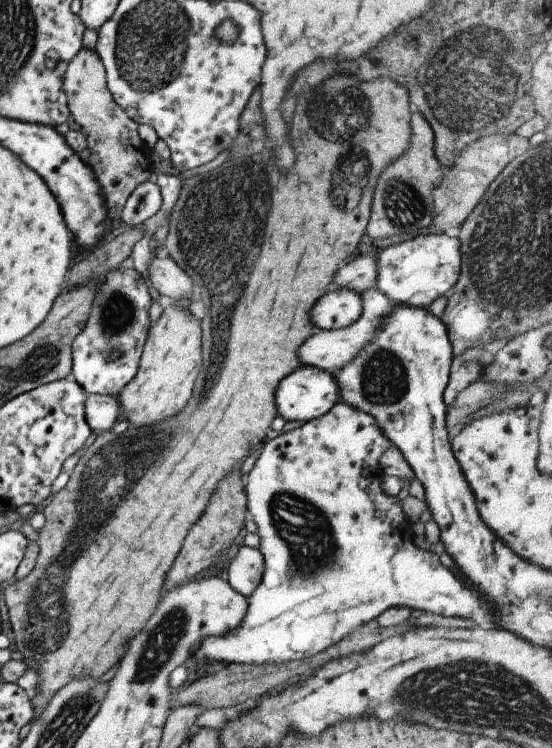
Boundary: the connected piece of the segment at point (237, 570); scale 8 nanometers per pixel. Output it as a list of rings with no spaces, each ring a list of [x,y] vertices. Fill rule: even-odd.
[[[243,545],[229,561],[228,582],[247,598],[260,584],[264,572],[262,553]]]

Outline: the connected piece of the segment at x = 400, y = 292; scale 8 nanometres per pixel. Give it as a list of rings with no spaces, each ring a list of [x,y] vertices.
[[[420,234],[379,250],[375,286],[393,304],[424,307],[439,296],[449,295],[461,275],[461,242],[458,237],[442,234]]]

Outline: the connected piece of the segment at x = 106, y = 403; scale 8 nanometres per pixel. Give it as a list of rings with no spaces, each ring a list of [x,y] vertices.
[[[87,394],[85,417],[89,427],[98,434],[110,431],[118,422],[122,412],[119,401],[110,395]]]

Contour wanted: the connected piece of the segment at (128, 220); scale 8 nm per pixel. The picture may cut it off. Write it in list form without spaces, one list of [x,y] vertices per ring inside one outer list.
[[[150,181],[139,184],[126,201],[122,212],[121,222],[128,226],[138,226],[144,220],[149,220],[163,205],[163,196],[160,187]]]

